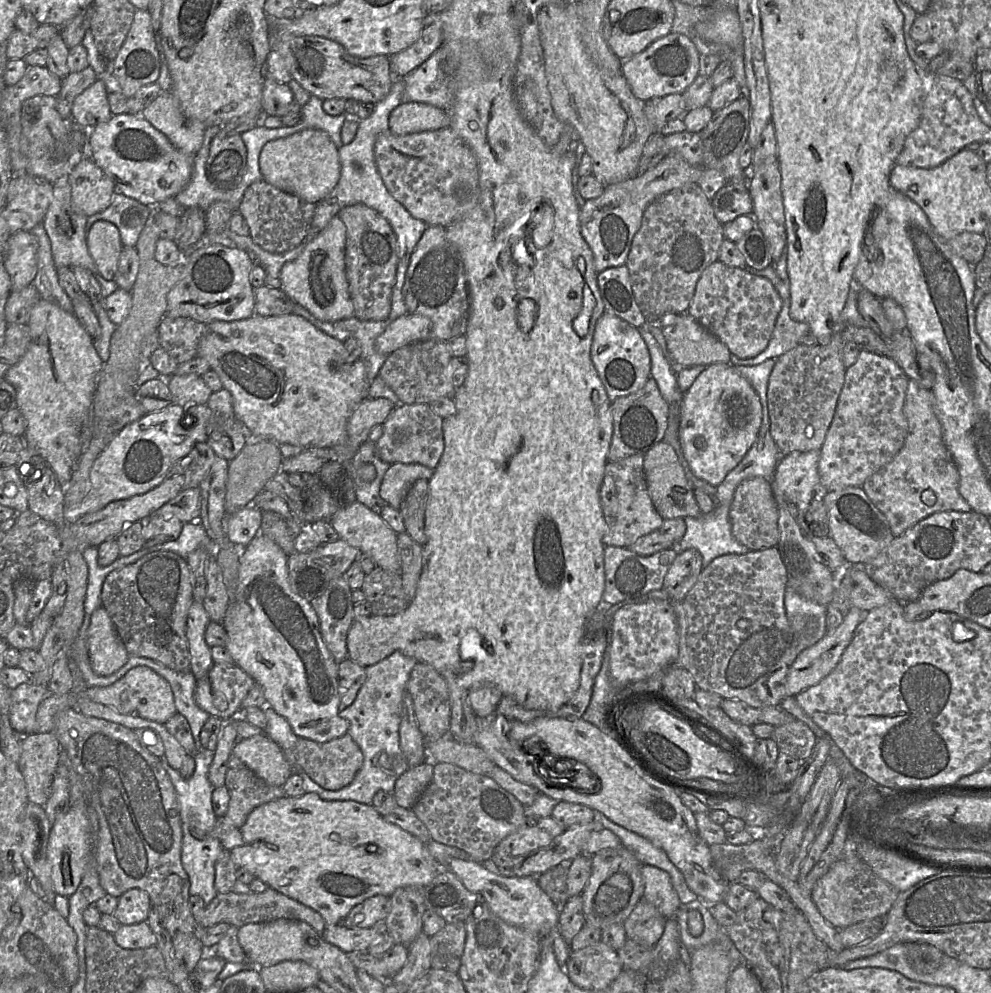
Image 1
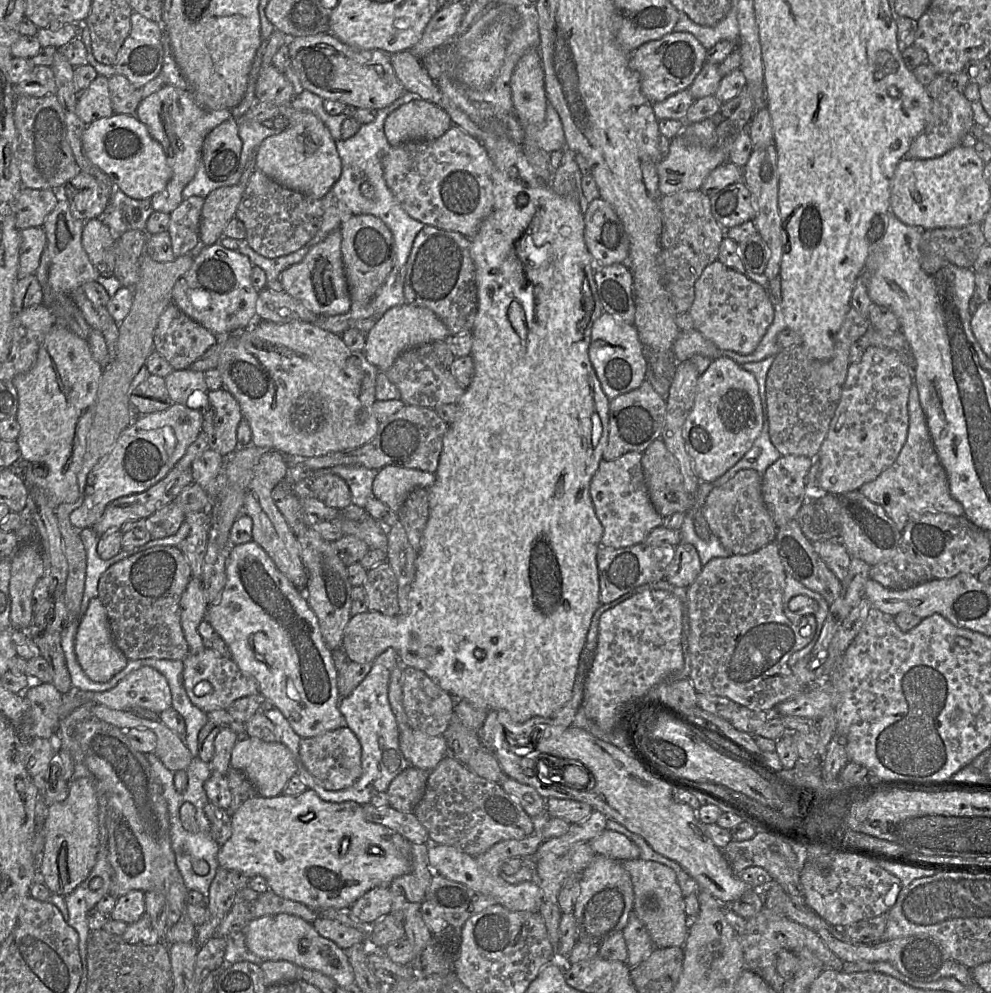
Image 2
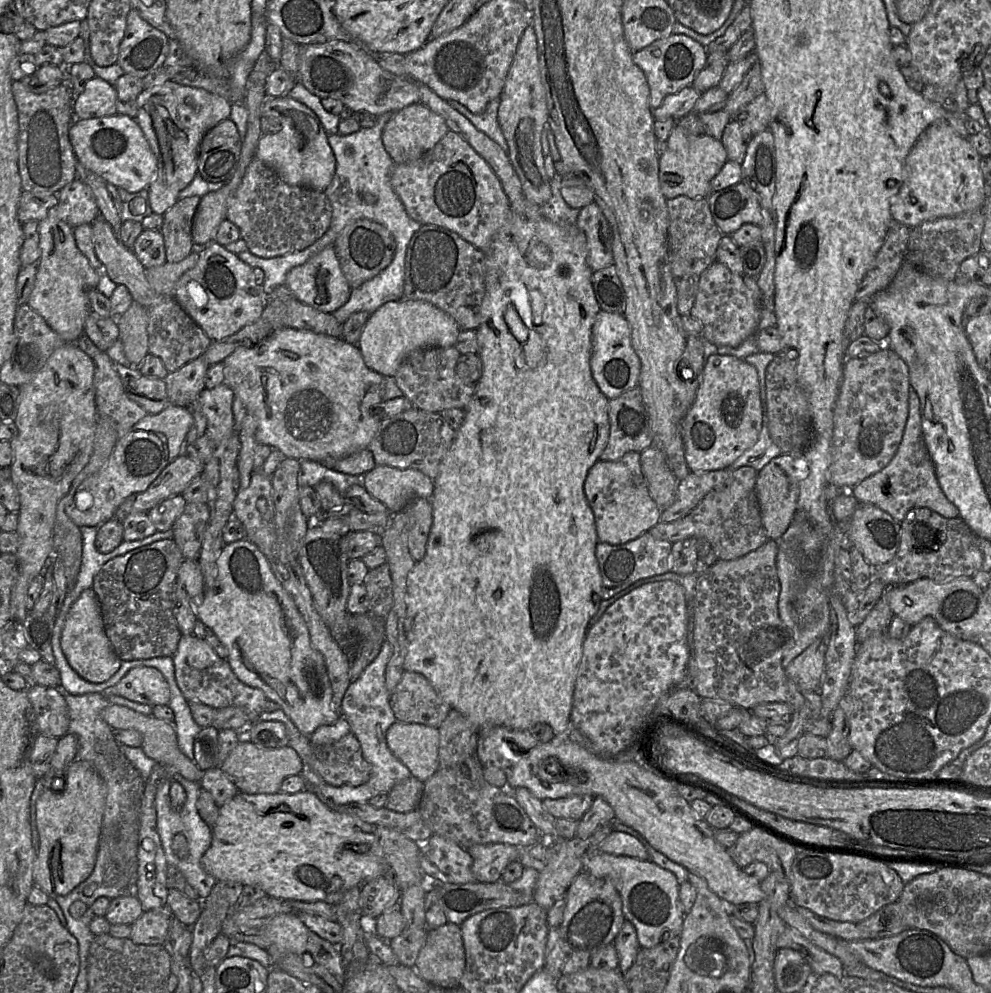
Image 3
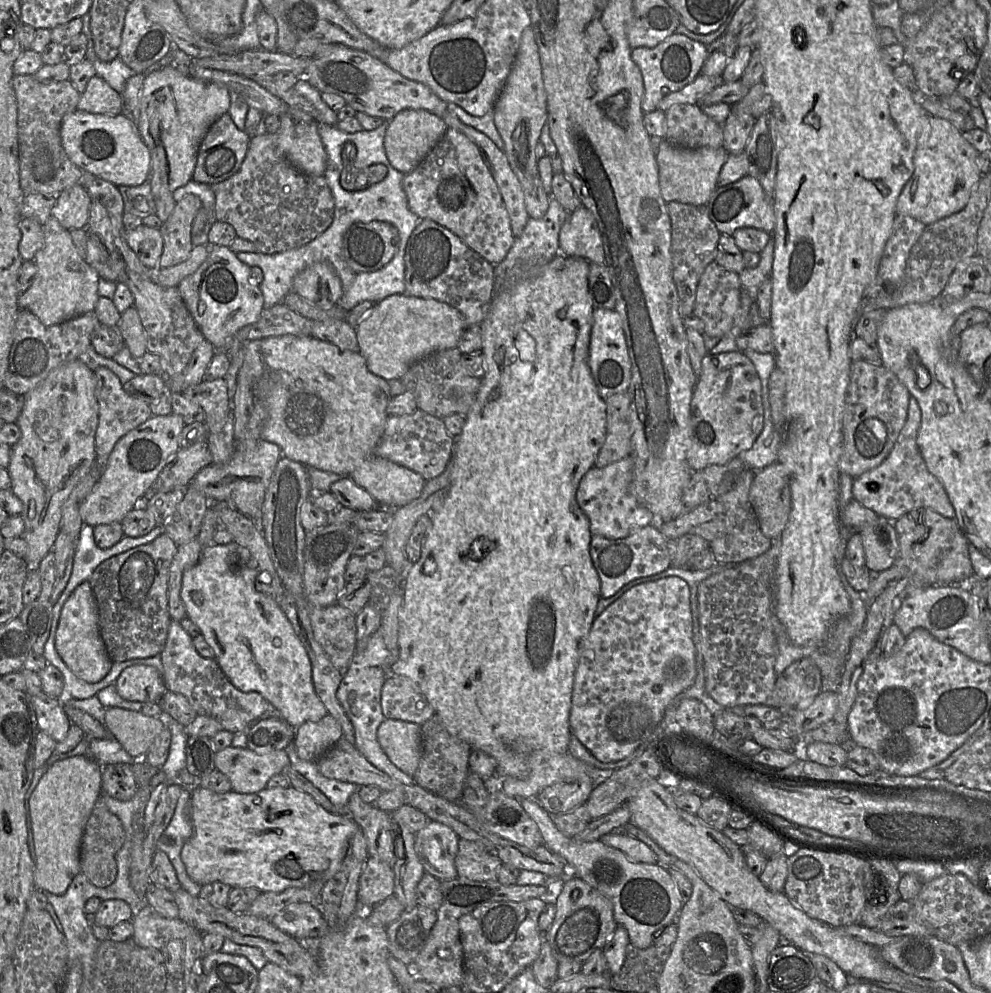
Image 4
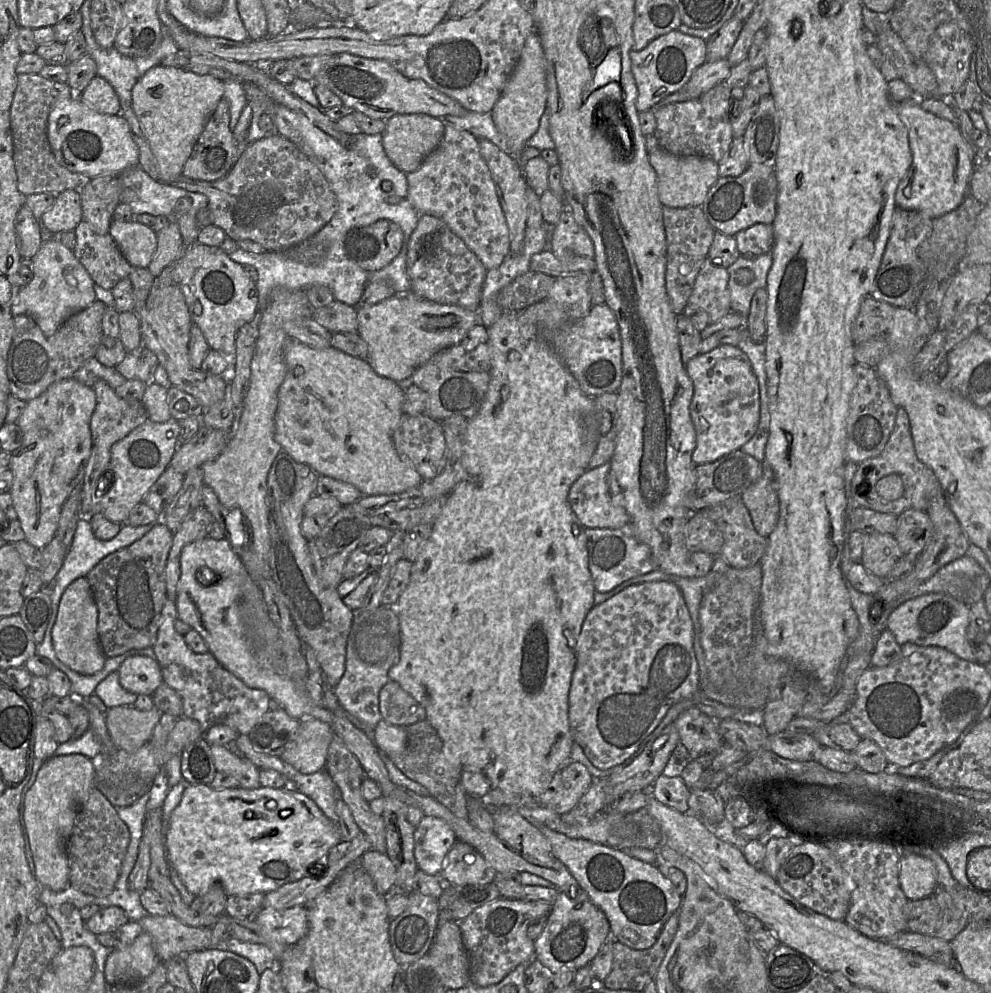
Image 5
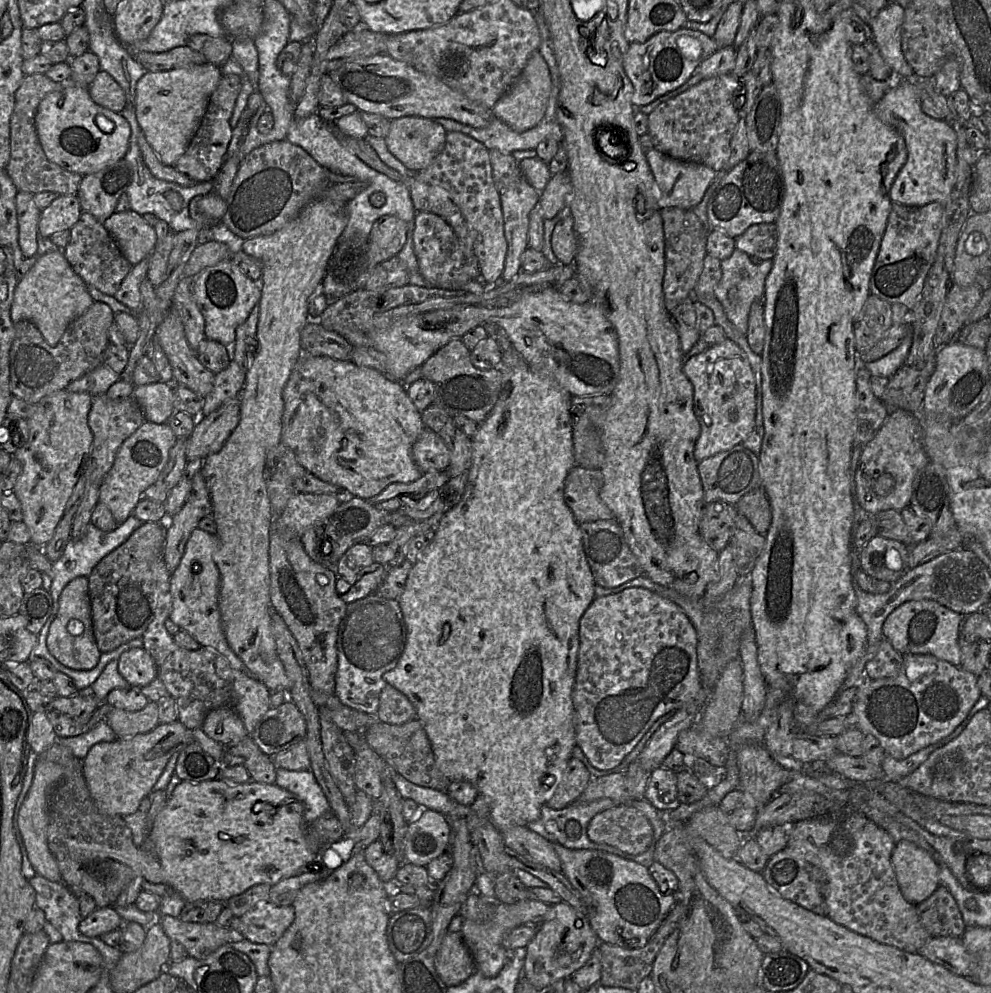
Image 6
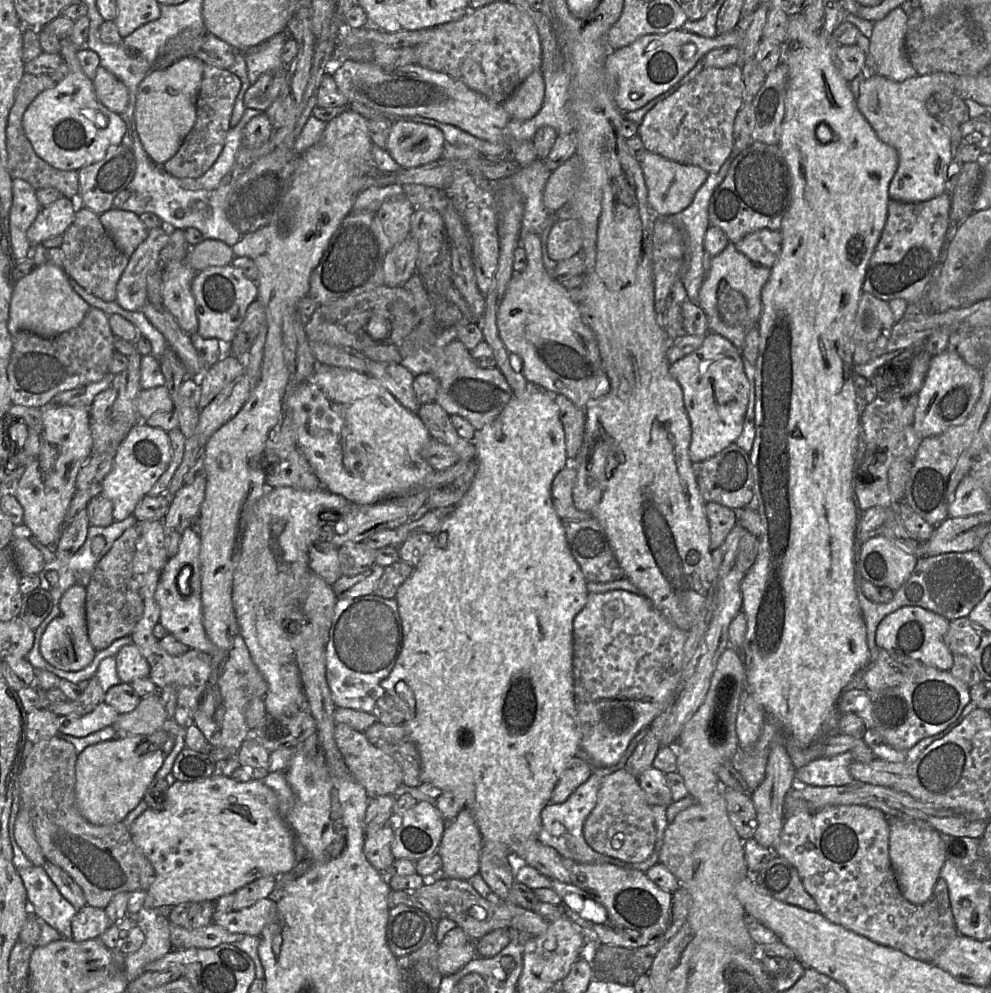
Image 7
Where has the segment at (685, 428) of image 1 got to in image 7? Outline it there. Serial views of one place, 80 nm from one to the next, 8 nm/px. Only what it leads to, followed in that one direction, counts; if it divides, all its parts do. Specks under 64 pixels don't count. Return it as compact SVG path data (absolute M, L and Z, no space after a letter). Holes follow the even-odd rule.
M708 332L702 345L670 364L669 371L683 391L692 431L689 446L691 461L704 461L735 443L743 431L749 402L749 380L740 350L725 337Z

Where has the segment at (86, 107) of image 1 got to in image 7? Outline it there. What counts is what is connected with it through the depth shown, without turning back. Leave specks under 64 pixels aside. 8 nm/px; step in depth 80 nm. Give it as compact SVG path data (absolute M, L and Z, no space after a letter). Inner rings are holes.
M99 65L92 82L102 105L117 114L125 111L129 101L128 90L114 74Z

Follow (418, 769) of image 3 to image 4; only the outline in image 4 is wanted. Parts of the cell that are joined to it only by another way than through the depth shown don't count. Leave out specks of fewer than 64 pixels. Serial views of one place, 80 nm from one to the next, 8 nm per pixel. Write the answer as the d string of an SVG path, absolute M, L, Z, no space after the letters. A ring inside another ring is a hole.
M385 719L378 727L377 739L390 761L413 778L422 756L421 725Z

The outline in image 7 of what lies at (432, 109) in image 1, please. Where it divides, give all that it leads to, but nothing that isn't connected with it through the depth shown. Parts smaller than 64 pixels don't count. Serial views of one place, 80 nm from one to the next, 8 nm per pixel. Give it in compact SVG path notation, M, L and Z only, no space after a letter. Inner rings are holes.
M398 120L392 123L385 149L402 168L419 167L441 158L445 139L434 126Z

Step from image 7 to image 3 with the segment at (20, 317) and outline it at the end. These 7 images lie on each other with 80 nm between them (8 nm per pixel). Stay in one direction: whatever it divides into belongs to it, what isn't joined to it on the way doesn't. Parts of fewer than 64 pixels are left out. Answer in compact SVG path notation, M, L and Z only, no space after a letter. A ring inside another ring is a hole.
M52 207L47 216L39 221L40 258L34 288L29 296L28 305L41 315L46 323L66 342L77 341L85 332L85 320L91 312L88 293L97 288L101 274L78 249L73 228L60 219L57 208Z

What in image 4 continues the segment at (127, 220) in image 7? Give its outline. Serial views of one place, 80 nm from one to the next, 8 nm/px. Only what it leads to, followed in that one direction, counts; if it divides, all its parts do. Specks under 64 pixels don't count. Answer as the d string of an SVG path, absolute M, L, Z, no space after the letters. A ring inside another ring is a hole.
M141 225L126 230L125 240L144 266L158 268L163 251L163 238L159 229Z

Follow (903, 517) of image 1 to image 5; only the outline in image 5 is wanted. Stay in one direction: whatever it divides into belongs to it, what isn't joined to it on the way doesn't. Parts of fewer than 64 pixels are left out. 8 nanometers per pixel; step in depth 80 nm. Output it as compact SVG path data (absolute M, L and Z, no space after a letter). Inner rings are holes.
M898 408L894 429L881 454L858 465L852 482L852 498L855 504L881 513L900 516L908 509L925 511L930 500L942 492L934 472L917 456L907 412ZM891 474L896 474L902 479L903 494L897 499L887 500L878 494L876 484L881 478Z

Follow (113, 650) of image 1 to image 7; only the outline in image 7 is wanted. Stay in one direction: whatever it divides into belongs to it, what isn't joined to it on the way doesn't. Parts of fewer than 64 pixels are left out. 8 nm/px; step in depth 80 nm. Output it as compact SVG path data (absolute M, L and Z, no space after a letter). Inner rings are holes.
M75 584L60 599L59 614L48 624L39 643L42 658L63 671L79 671L94 659L96 650L91 644L86 623L86 587Z

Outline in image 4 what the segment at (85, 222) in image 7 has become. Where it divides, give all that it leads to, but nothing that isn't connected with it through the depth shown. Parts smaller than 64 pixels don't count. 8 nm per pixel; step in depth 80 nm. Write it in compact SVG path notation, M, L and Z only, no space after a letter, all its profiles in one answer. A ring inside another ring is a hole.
M91 233L87 236L84 260L100 278L110 282L118 283L118 277L126 266L119 251L109 253L98 237Z

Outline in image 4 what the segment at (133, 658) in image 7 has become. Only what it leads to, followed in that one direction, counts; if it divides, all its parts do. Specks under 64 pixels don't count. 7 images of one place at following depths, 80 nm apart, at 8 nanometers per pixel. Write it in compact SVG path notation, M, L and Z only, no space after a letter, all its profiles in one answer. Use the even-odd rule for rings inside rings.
M135 664L125 668L114 684L122 698L140 703L158 703L167 691L158 670L145 664Z

